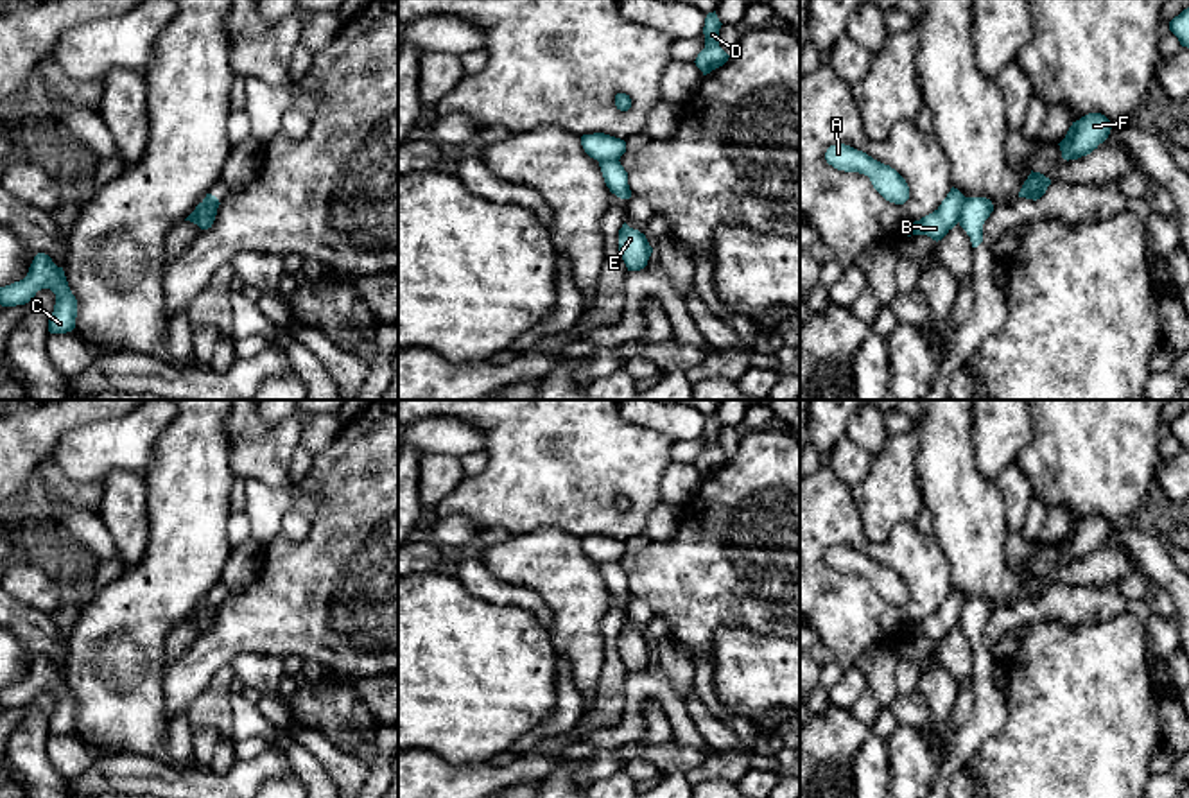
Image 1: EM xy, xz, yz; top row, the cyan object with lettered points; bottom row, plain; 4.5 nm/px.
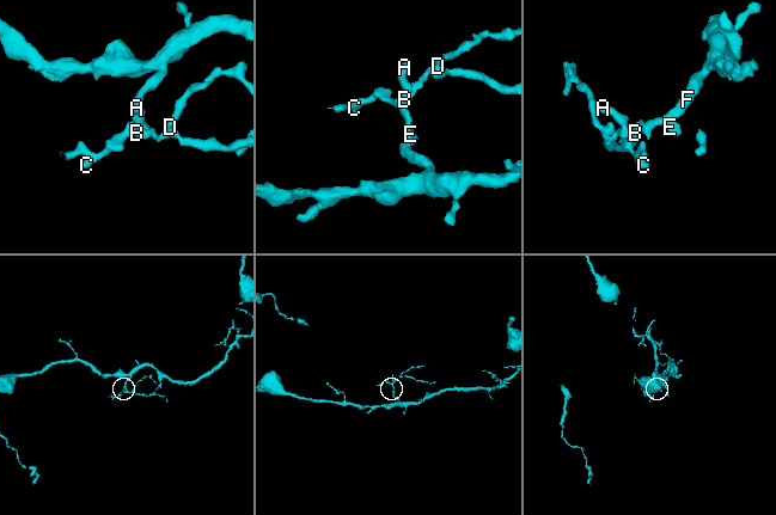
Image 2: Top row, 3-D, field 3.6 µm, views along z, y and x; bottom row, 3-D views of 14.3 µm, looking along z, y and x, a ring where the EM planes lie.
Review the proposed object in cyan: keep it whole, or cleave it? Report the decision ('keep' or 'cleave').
cleave

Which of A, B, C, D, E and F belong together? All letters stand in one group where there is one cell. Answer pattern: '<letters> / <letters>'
A B C D / E F

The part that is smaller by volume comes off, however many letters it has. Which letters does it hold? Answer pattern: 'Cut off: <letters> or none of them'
Cut off: A, B, C, D

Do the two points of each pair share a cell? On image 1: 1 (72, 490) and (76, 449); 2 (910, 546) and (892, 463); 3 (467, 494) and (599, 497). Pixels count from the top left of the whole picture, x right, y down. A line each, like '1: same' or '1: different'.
1: different
2: different
3: same

